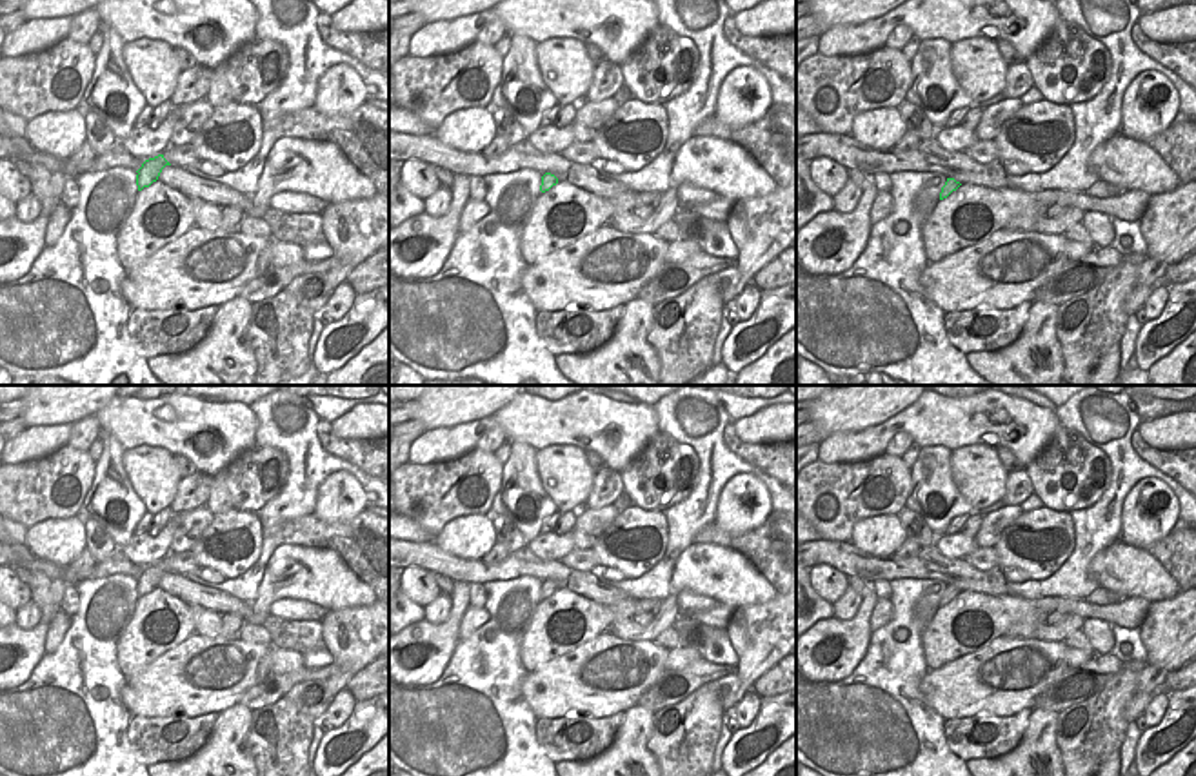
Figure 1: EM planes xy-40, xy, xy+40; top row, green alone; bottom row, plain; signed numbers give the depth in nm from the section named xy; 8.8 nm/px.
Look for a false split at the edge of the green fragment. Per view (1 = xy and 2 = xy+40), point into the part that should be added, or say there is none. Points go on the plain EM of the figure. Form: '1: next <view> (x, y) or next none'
1: next none
2: next none

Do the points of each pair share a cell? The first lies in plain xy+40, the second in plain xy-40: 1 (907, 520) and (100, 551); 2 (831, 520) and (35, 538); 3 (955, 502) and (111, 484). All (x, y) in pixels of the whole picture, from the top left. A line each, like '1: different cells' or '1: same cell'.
1: same cell
2: different cells
3: same cell

